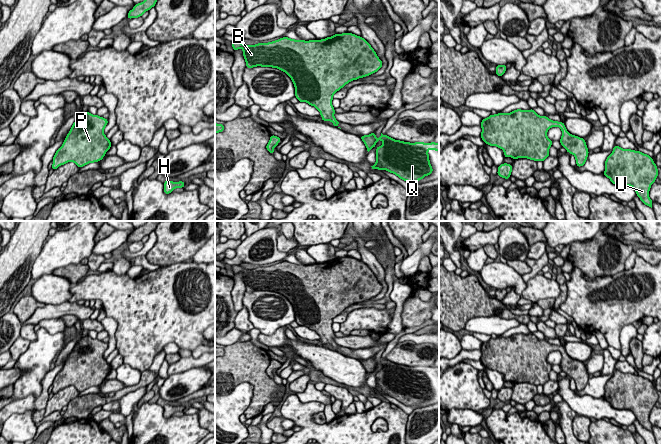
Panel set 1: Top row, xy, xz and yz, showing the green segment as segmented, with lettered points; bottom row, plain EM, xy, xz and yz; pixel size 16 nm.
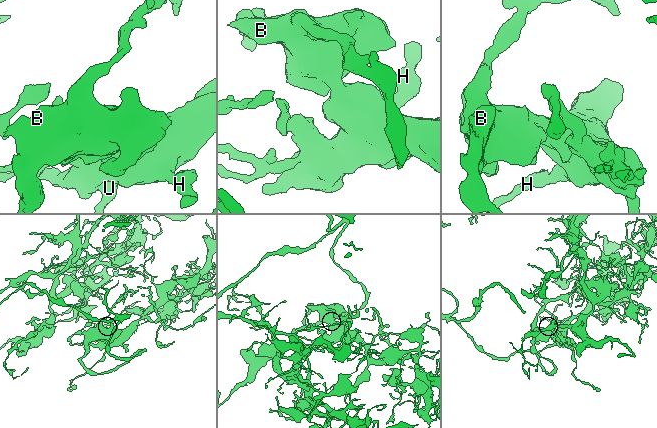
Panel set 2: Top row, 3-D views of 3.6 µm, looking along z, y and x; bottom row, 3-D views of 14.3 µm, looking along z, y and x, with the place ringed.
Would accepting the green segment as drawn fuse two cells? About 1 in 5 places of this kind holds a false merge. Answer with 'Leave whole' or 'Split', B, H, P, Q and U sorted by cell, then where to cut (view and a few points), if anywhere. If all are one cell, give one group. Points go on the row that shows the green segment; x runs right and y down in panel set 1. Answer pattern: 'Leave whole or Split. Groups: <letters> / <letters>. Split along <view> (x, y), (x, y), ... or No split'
Leave whole. Groups: B H P Q U. No split

